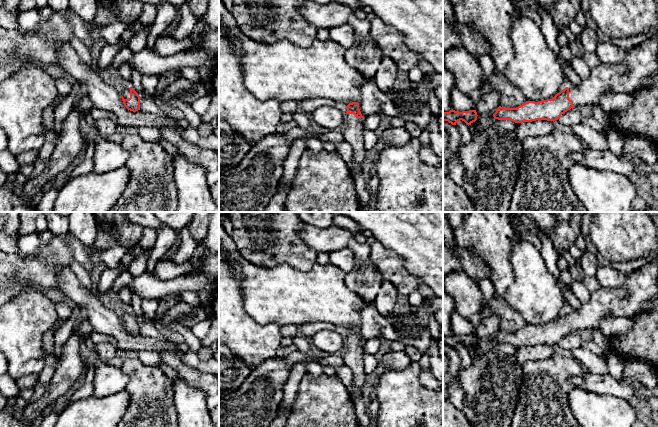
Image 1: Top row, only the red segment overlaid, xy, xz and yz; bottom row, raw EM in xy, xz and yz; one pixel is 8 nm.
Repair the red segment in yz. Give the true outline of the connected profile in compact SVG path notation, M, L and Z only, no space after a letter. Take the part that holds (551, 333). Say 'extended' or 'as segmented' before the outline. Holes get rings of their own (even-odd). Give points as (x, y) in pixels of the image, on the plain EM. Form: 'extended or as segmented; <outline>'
extended; M658 261L645 264L627 277L624 285L616 289L600 287L591 293L590 300L582 305L581 310L568 310L557 317L552 323L542 325L526 325L516 332L503 332L499 330L493 341L498 344L511 344L515 347L532 346L536 344L556 345L562 338L573 331L595 330L599 328L601 319L607 314L614 317L633 317L642 311L641 304L658 298Z

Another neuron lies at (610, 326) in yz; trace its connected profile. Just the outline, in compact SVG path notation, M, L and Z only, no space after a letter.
M607 314L601 319L599 329L605 336L612 338L628 332L633 325L631 317L614 317Z

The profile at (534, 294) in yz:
M530 240L516 241L510 264L514 279L504 295L504 300L522 316L527 325L552 323L562 314L562 294L555 277L547 269L539 248Z

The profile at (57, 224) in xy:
M45 212L44 215L47 220L47 229L50 230L54 236L62 235L68 231L68 217L63 217L57 212Z

